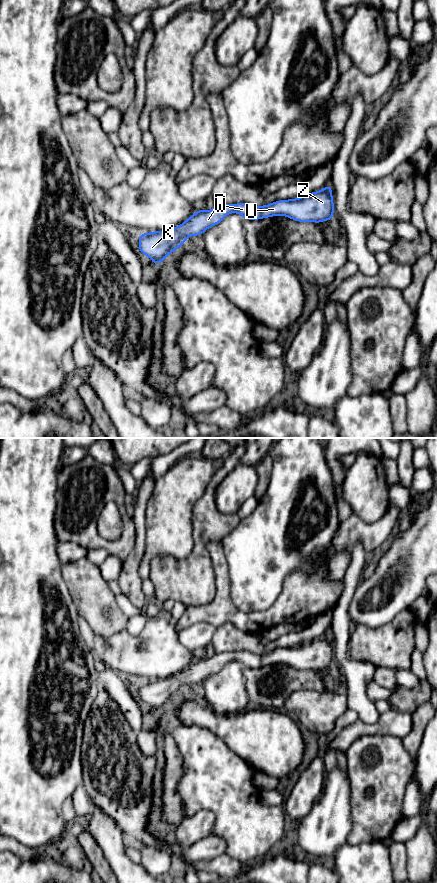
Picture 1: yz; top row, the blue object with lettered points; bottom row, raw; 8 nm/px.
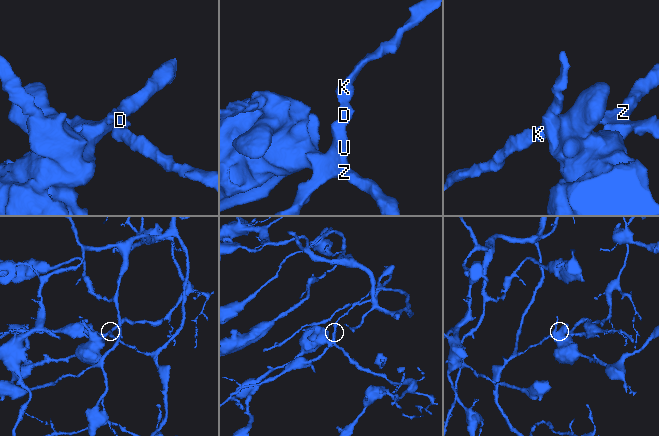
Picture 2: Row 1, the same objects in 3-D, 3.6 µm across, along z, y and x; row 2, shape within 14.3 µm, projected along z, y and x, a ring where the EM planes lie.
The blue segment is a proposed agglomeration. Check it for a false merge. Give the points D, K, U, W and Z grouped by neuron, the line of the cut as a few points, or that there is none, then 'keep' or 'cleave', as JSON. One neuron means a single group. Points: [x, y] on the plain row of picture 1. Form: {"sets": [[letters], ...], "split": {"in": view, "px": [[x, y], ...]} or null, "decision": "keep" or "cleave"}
{"sets": [["D", "K", "U", "W", "Z"]], "split": null, "decision": "keep"}

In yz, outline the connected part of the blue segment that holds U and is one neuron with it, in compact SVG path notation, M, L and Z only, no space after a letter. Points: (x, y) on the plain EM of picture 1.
M327 633L319 639L299 646L278 648L268 653L255 654L248 651L224 652L211 658L200 656L181 673L163 679L141 681L139 700L154 712L160 712L168 703L179 697L190 684L202 683L207 677L219 672L227 663L237 661L247 668L260 668L285 664L297 670L333 668L334 650L332 636Z

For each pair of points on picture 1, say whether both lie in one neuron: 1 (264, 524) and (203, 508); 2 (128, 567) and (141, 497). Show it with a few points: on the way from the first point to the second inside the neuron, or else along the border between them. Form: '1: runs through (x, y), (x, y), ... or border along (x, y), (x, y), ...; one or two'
1: border along (241, 520), (224, 536); two
2: runs through (138, 550), (140, 514); one

